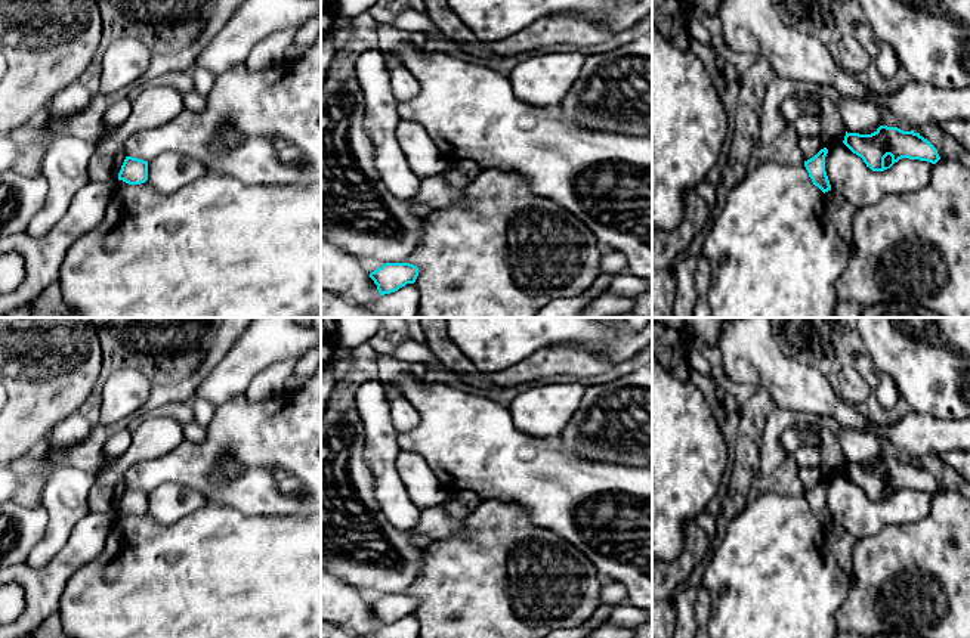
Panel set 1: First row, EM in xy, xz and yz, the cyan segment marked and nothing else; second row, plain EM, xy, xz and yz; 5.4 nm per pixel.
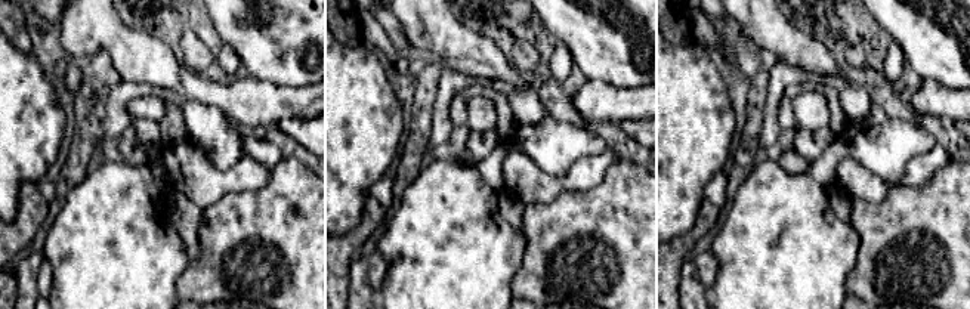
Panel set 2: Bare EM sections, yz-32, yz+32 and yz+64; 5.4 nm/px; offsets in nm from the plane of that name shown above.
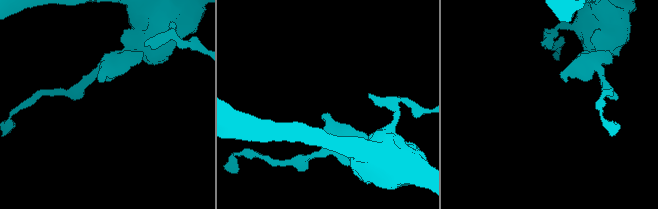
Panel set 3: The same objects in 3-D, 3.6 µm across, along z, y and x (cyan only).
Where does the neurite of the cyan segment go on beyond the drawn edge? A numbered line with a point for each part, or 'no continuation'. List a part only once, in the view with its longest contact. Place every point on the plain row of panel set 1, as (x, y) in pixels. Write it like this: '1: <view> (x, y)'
no continuation

